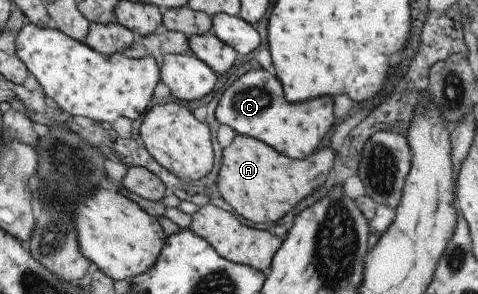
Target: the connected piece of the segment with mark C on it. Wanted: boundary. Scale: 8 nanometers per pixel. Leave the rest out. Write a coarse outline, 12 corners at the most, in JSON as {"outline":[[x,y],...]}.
{"outline":[[249,70],[215,116],[295,160],[339,122],[332,96],[289,102],[279,79]]}

